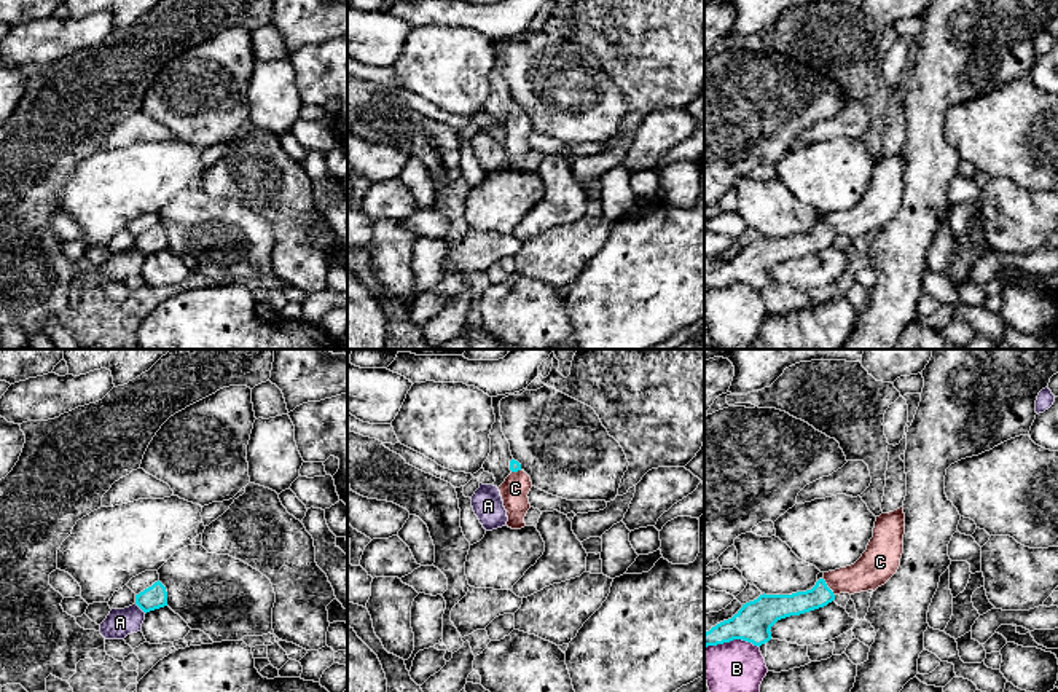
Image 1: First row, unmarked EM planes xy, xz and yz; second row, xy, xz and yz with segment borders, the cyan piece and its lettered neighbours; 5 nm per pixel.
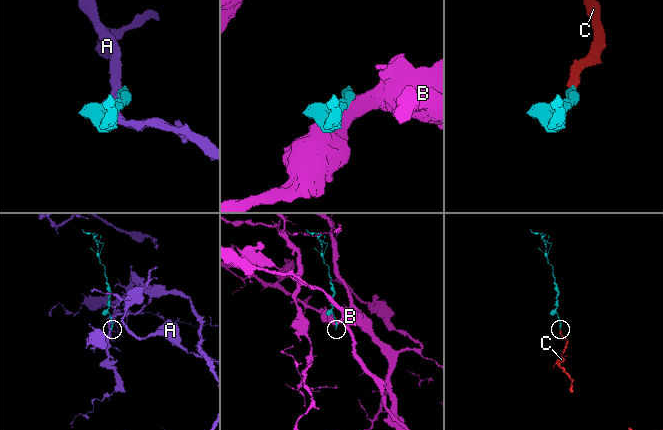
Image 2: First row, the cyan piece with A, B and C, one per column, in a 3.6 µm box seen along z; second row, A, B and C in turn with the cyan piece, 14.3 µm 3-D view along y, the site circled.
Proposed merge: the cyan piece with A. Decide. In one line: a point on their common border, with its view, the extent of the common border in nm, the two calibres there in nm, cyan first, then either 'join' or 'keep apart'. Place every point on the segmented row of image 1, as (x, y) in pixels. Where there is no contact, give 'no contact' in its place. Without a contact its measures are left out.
meets cyan in xy at (141, 608); contact 80 nm long; 120 nm thick on the cyan side, 140 nm on the other; keep apart

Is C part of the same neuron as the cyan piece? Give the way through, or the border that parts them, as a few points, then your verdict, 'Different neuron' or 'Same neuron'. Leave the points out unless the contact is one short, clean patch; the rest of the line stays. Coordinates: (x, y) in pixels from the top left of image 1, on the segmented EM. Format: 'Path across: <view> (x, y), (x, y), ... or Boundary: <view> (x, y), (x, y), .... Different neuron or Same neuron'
Path across: yz (783, 606), (816, 598), (827, 587), (872, 570). Same neuron

